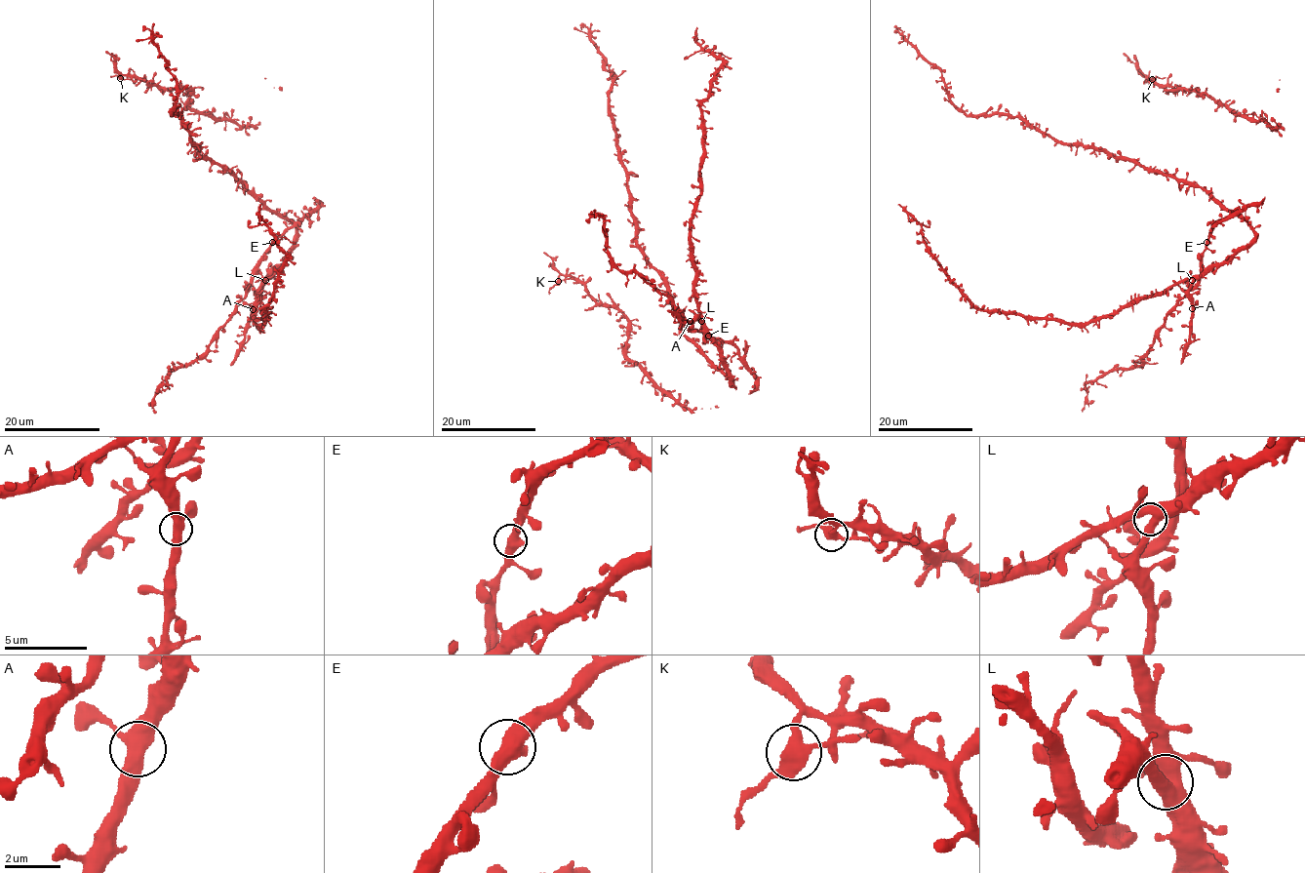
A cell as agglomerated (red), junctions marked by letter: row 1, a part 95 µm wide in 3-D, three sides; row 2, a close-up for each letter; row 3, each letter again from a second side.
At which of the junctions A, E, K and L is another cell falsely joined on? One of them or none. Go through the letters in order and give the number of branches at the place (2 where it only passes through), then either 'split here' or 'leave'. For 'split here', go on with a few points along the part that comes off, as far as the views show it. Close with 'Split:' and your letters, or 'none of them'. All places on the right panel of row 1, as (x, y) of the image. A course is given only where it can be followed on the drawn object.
A: 3 branches meet; leave
E: 3 branches meet; leave
K: 3 branches meet; split here; foreign part runs (1152, 79), (1166, 77)
L: 3 branches meet; leave
Split: K

